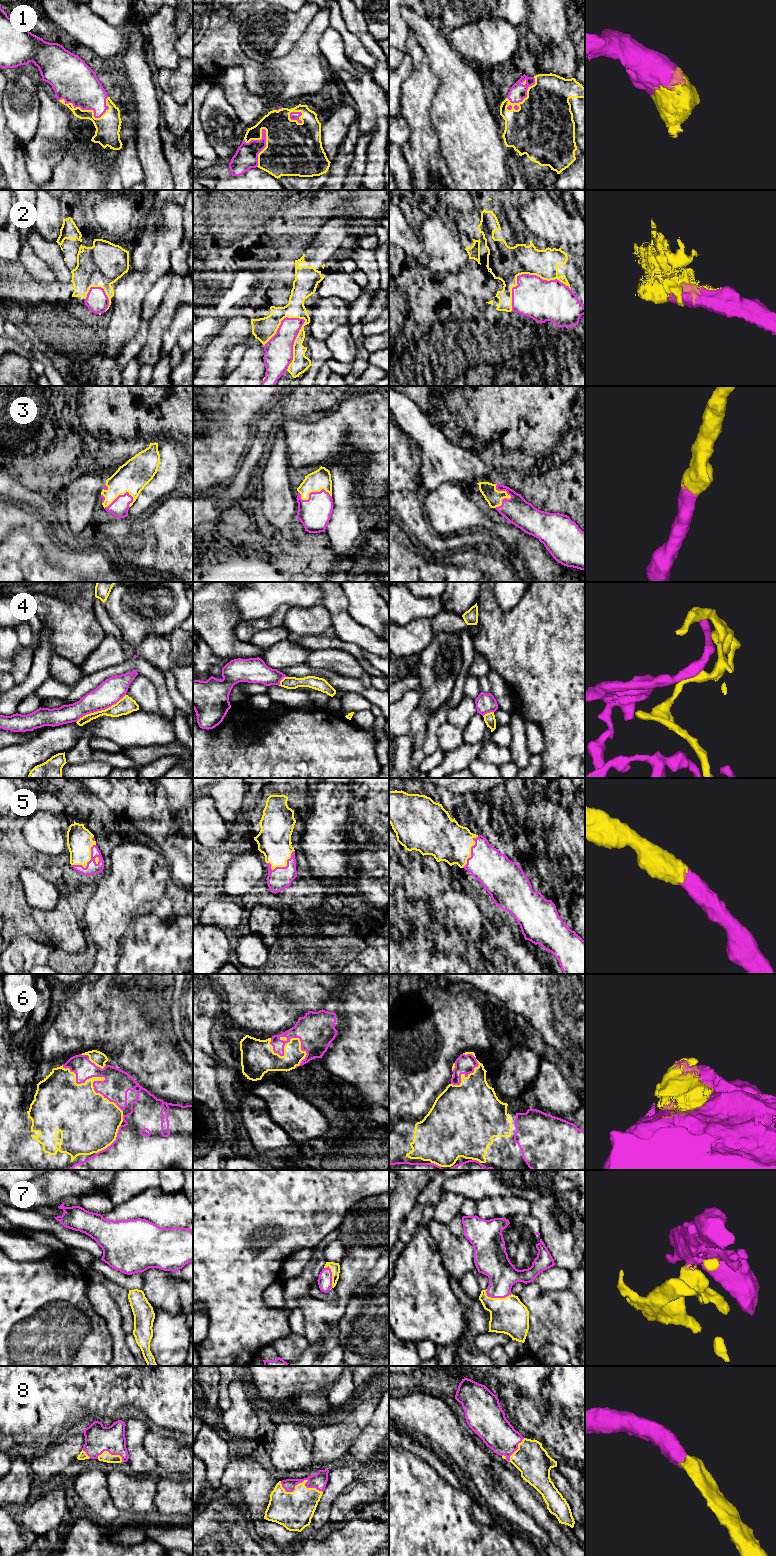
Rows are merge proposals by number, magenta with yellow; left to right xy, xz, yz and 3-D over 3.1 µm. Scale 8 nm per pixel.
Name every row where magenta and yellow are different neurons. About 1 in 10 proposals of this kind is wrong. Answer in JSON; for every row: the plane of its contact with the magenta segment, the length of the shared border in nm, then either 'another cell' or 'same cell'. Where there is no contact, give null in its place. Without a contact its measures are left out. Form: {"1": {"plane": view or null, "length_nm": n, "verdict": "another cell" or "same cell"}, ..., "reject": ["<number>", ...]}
{"1": {"plane": "xy", "length_nm": 420, "verdict": "same cell"}, "2": {"plane": "xz", "length_nm": 440, "verdict": "same cell"}, "3": {"plane": "yz", "length_nm": 200, "verdict": "same cell"}, "4": {"plane": "xy", "length_nm": 460, "verdict": "same cell"}, "5": {"plane": "xz", "length_nm": 260, "verdict": "same cell"}, "6": {"plane": "xy", "length_nm": 600, "verdict": "same cell"}, "7": {"plane": "yz", "length_nm": 220, "verdict": "same cell"}, "8": {"plane": "xz", "length_nm": 360, "verdict": "same cell"}, "reject": []}

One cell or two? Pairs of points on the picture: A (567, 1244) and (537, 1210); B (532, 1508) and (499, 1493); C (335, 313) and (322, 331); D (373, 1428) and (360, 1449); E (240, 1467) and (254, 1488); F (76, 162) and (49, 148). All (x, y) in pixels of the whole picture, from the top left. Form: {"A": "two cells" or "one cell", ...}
{"A": "one cell", "B": "two cells", "C": "one cell", "D": "one cell", "E": "one cell", "F": "two cells"}

